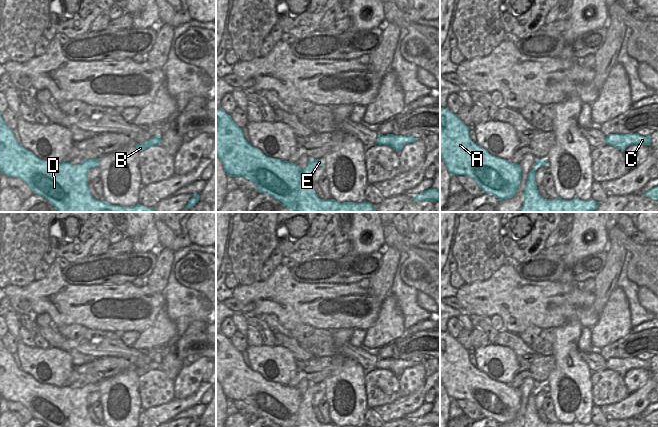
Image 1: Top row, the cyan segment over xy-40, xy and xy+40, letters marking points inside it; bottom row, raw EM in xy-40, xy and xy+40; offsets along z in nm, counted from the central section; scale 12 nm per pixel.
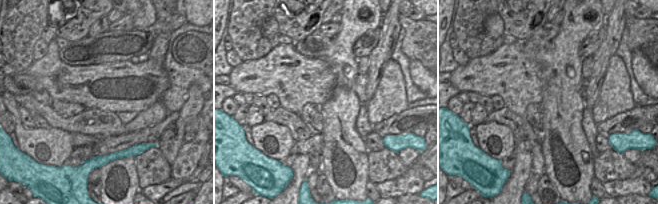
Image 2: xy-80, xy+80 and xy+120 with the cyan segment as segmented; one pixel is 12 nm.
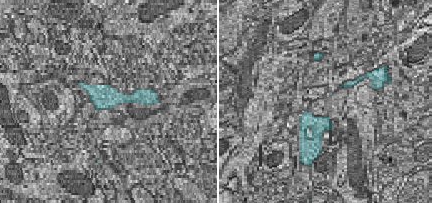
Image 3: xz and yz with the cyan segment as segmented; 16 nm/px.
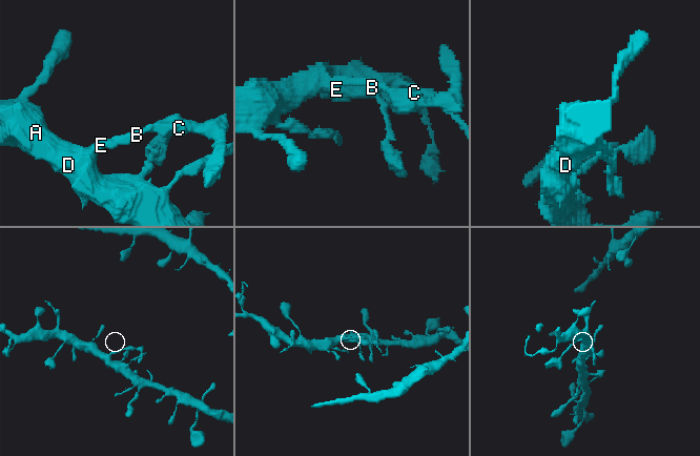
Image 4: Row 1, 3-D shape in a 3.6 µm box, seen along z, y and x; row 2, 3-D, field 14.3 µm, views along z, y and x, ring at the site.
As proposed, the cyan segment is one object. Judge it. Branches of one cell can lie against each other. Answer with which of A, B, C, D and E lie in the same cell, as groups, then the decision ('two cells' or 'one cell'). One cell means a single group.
A B D E / C | two cells

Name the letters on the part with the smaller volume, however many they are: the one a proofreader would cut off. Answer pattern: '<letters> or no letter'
C

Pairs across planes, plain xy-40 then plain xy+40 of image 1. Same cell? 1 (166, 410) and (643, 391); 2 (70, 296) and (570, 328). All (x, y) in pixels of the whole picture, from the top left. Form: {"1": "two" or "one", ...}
{"1": "one", "2": "two"}

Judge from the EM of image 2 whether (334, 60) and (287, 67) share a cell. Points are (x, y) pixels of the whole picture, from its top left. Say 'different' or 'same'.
different

